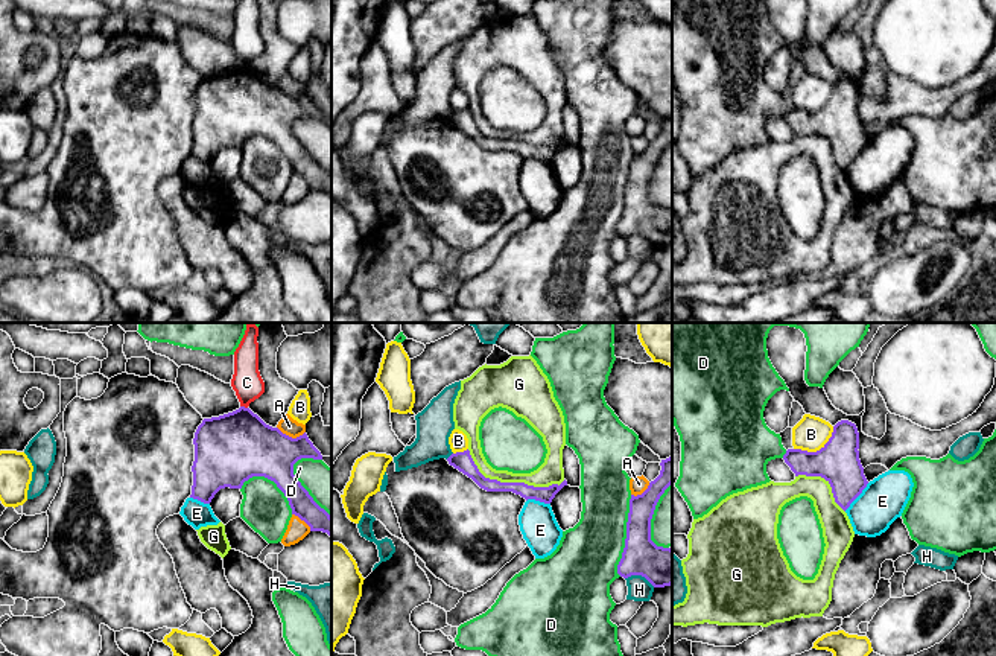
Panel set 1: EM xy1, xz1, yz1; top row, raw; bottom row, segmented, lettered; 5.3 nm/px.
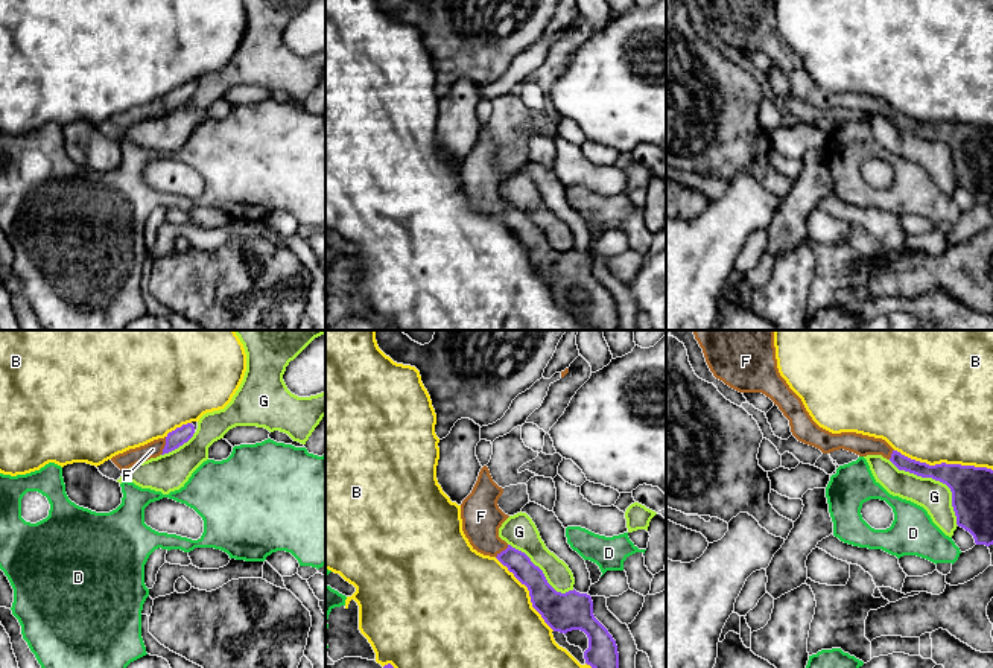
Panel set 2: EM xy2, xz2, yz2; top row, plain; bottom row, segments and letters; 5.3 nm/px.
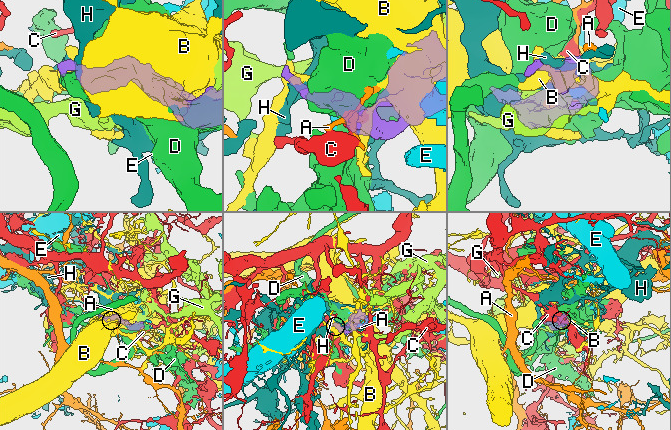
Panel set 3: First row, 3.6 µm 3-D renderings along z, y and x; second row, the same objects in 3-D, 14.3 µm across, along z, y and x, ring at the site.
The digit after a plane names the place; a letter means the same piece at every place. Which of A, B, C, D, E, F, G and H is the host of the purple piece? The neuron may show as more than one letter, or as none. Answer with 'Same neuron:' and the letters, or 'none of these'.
Same neuron: F

